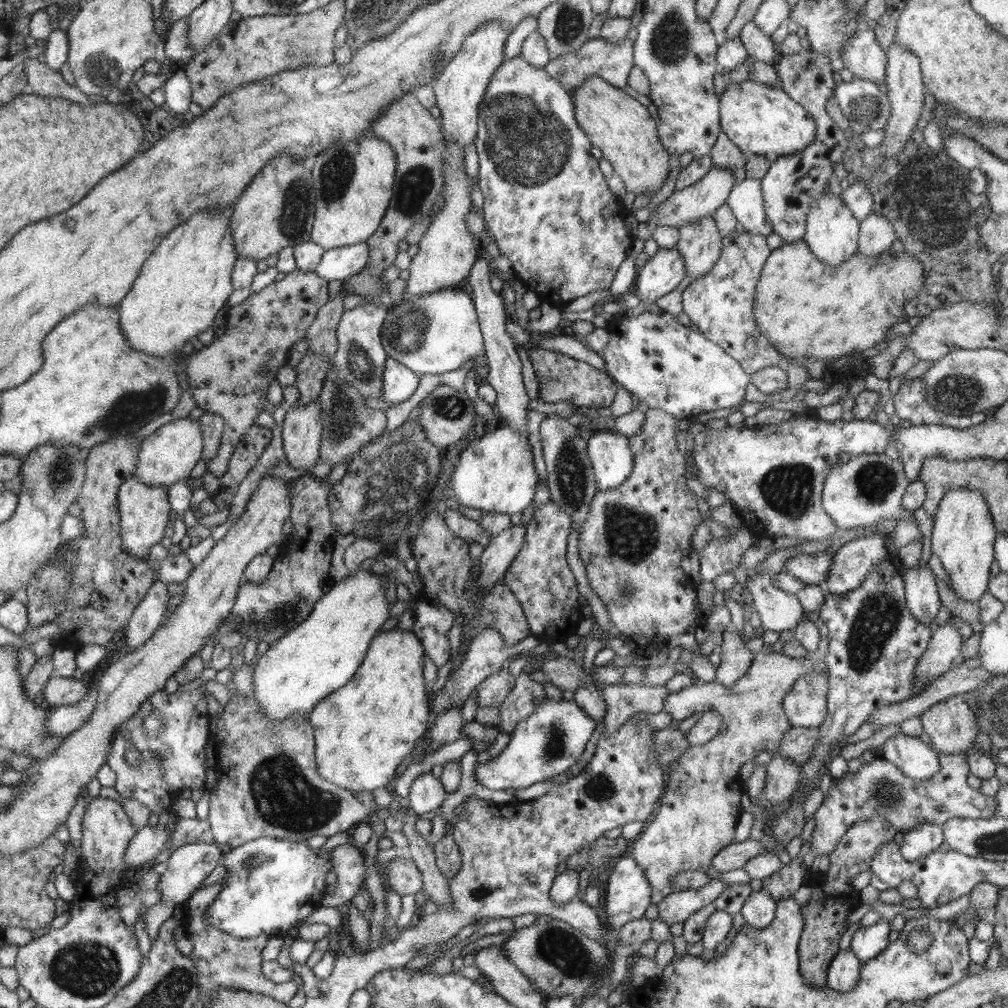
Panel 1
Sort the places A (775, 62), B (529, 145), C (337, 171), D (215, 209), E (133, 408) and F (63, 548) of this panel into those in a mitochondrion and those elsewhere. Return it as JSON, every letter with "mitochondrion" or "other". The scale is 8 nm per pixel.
{"A":"other","B":"mitochondrion","C":"mitochondrion","D":"other","E":"mitochondrion","F":"other"}

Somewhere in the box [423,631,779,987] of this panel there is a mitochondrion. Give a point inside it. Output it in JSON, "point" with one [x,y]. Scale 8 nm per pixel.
{"point":[556,947]}

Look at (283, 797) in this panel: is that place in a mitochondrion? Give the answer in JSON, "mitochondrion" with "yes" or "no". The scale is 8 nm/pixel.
{"mitochondrion":"yes"}

